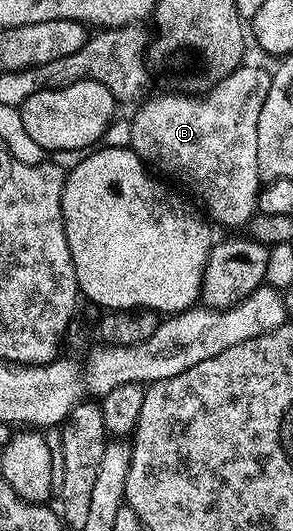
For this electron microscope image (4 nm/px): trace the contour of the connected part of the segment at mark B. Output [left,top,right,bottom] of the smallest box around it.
[129,65,270,229]

